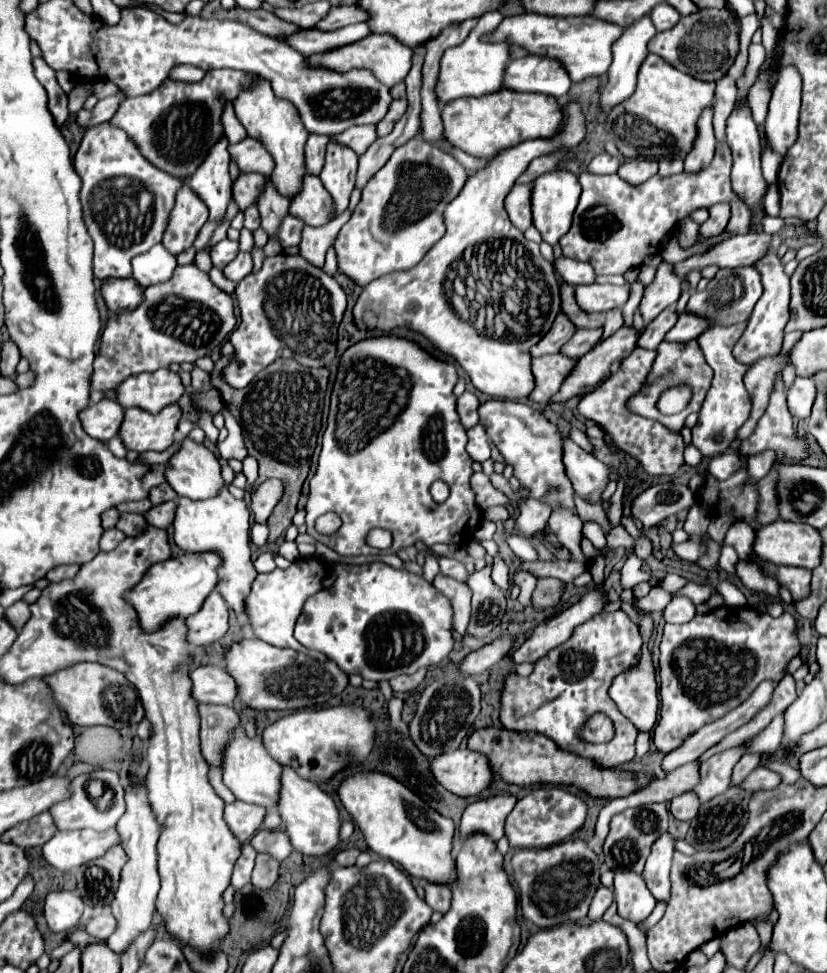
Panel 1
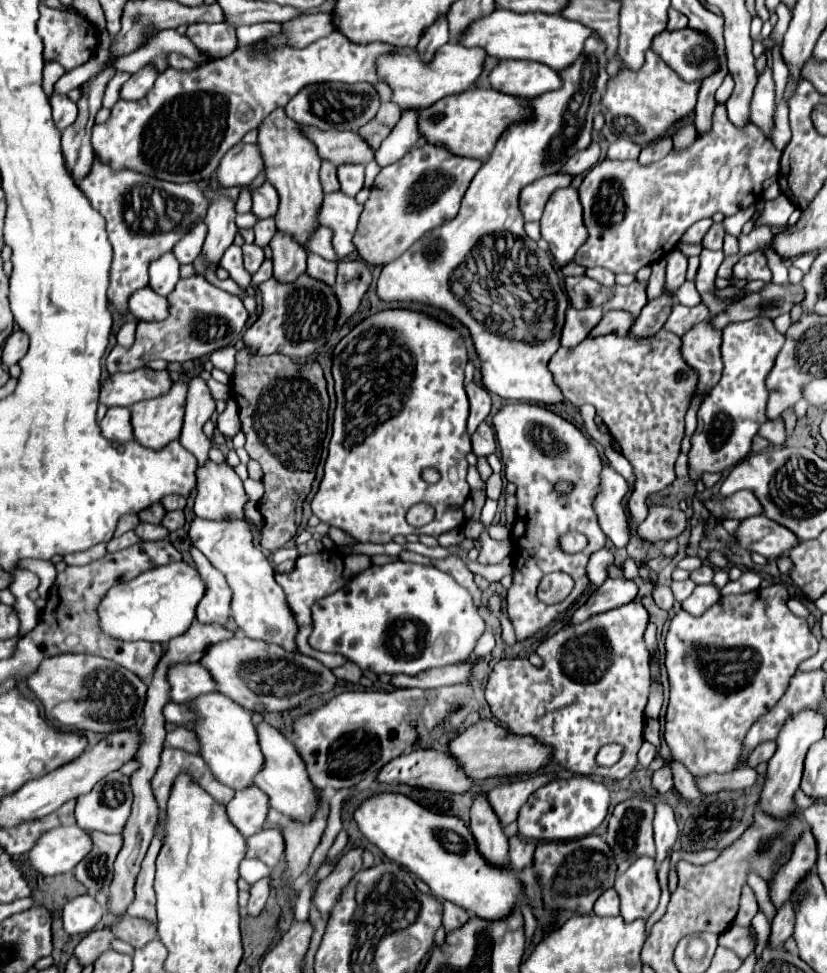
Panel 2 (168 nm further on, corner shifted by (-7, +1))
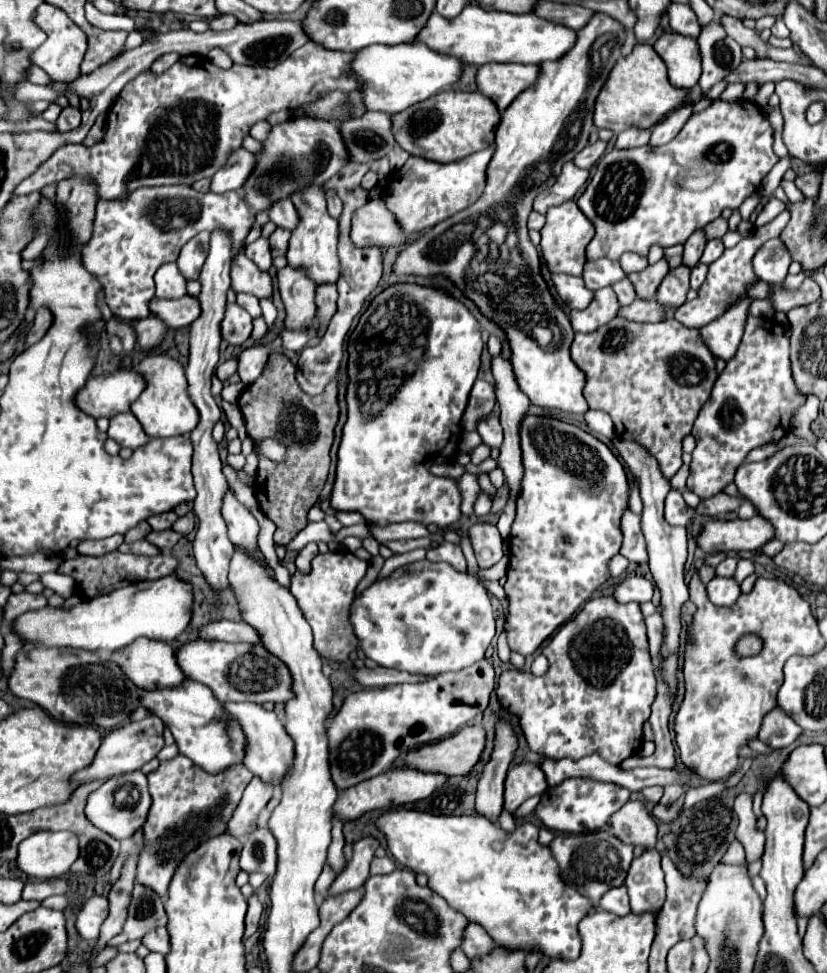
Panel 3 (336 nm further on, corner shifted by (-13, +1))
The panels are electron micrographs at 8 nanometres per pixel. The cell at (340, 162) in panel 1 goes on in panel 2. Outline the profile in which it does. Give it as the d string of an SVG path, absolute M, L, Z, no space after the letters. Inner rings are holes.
M344 163L338 167L340 191L354 197L364 185L364 165L362 163Z

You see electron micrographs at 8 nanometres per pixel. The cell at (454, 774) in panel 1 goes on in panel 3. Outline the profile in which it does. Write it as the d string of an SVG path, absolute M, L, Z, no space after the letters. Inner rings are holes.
M404 767L402 771L392 769L392 771L386 771L386 773L380 773L366 783L358 783L356 787L350 787L350 791L340 791L340 795L334 803L334 817L340 819L342 823L346 823L346 821L354 821L354 819L358 819L364 813L374 811L374 809L390 809L390 807L396 807L396 805L426 799L432 791L436 791L442 783L446 783L446 779L448 779L446 775L422 773L422 771L416 771L416 769L410 769L410 767Z

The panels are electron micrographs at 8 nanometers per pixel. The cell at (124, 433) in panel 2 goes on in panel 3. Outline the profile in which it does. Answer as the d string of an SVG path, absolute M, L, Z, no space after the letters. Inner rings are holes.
M130 411L118 413L110 419L108 437L112 437L120 447L130 447L130 449L138 449L150 441L150 437L144 433L142 425Z

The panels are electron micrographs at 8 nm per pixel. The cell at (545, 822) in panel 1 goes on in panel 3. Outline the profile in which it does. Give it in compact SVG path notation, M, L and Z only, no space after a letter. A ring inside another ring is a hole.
M566 779L544 793L540 805L536 807L536 817L544 827L556 833L598 831L604 823L608 823L612 813L616 813L630 797L632 791L616 783L604 783L594 779Z

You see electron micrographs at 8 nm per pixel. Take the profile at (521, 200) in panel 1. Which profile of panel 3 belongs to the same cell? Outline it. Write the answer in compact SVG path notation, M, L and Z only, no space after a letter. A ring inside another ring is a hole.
M574 161L566 163L566 165L562 167L562 173L560 173L560 177L556 179L556 183L554 183L550 189L542 191L542 193L534 199L534 211L546 213L548 207L560 205L560 203L564 203L564 201L574 199L574 195L576 195L578 189L586 183L586 179L588 179L588 171L586 171L586 169L576 167Z

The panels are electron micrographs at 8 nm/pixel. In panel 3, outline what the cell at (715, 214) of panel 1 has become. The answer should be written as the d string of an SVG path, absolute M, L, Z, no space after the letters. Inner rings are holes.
M710 239L710 241L708 241L708 245L706 245L706 249L704 249L704 255L702 255L700 263L704 263L704 265L714 263L714 261L722 255L722 251L724 251L722 241L720 241L720 239Z

